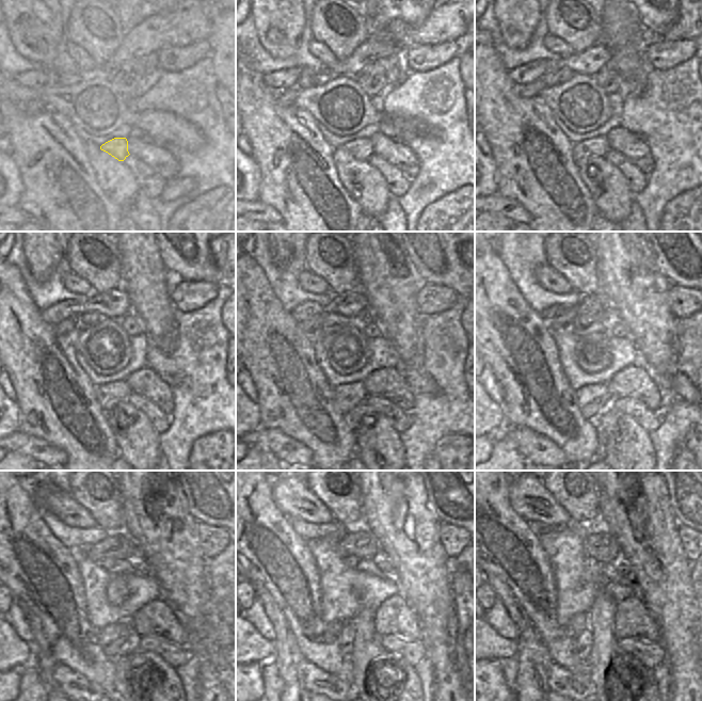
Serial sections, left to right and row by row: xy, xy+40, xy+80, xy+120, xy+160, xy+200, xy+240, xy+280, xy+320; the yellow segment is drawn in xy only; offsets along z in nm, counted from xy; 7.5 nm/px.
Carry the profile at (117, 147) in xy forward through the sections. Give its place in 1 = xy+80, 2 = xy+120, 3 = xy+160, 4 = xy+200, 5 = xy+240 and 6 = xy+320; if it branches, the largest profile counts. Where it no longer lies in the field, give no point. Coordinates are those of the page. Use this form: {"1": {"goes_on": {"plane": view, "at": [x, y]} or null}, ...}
{"1": {"goes_on": {"plane": "xy+80", "at": [596, 146]}}, "2": {"goes_on": {"plane": "xy+120", "at": [108, 395]}}, "3": {"goes_on": {"plane": "xy+160", "at": [347, 396]}}, "4": {"goes_on": {"plane": "xy+200", "at": [591, 399]}}, "5": {"goes_on": {"plane": "xy+240", "at": [115, 639]}}, "6": {"goes_on": {"plane": "xy+320", "at": [584, 639]}}}

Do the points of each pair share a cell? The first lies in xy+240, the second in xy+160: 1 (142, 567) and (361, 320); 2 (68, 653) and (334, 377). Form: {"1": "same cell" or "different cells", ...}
{"1": "same cell", "2": "different cells"}

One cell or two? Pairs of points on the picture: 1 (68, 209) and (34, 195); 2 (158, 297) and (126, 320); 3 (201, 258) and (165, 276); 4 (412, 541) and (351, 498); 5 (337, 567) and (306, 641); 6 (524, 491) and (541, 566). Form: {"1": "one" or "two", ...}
{"1": "one", "2": "two", "3": "two", "4": "two", "5": "two", "6": "two"}

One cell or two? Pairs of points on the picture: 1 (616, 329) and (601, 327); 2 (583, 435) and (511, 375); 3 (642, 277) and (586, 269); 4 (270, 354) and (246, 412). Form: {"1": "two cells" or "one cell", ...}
{"1": "one cell", "2": "one cell", "3": "two cells", "4": "two cells"}

